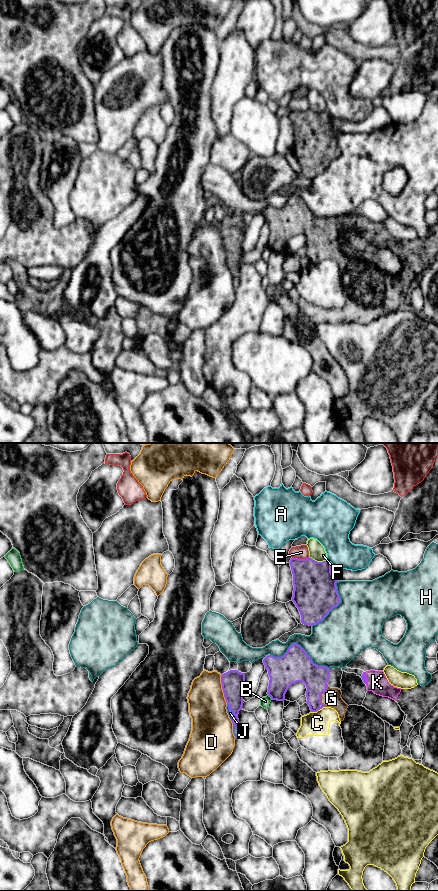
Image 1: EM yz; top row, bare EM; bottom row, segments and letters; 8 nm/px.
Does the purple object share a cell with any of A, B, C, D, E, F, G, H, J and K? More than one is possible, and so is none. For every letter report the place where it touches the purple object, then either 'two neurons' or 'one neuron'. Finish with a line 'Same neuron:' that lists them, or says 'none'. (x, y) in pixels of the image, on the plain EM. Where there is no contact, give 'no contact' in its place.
A: meets purple in yz at (330, 114); two neurons
B: meets purple in yz at (270, 248); two neurons
C: meets purple in yz at (318, 261); two neurons
D: meets purple in yz at (222, 240); two neurons
E: meets purple in yz at (300, 111); two neurons
F: meets purple in yz at (318, 114); two neurons
G: meets purple in yz at (320, 247); one neuron
H: meets purple in yz at (301, 199); two neurons
J: meets purple in yz at (232, 263); one neuron
K: meets purple in yz at (366, 231); one neuron
Same neuron: G, J, K

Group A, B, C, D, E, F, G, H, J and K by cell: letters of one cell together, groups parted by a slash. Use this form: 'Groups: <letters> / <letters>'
Groups: A / B / C / D / E / F / G J K / H

